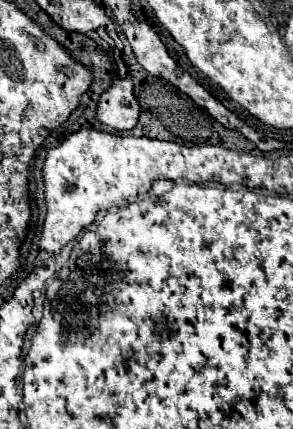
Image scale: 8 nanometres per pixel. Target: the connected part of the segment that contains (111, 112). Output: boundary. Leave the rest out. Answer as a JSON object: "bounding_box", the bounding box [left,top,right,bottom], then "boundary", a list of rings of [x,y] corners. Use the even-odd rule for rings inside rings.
{"bounding_box":[96,79,140,130],"boundary":[[[115,79],[110,90],[100,96],[96,118],[114,130],[132,130],[140,116],[140,104],[132,96],[132,92],[134,92],[132,80]],[[128,102],[130,102],[130,124],[124,124],[124,110],[128,108]]]}

